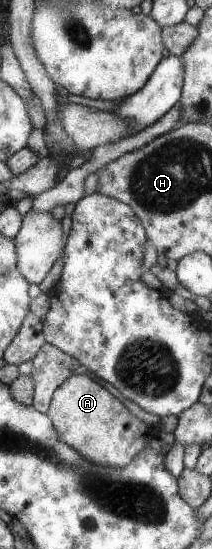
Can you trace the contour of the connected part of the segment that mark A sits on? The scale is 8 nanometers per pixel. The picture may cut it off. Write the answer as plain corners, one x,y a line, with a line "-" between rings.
74,374
57,387
45,414
52,420
52,426
57,430
58,439
62,443
74,448
82,457
91,462
113,468
121,468
136,458
148,446
148,437
155,438
161,431
161,428
155,428
155,435
148,435
148,425
144,425
134,415
130,415
128,409
118,399
114,399
100,383
94,381
94,378
84,374

